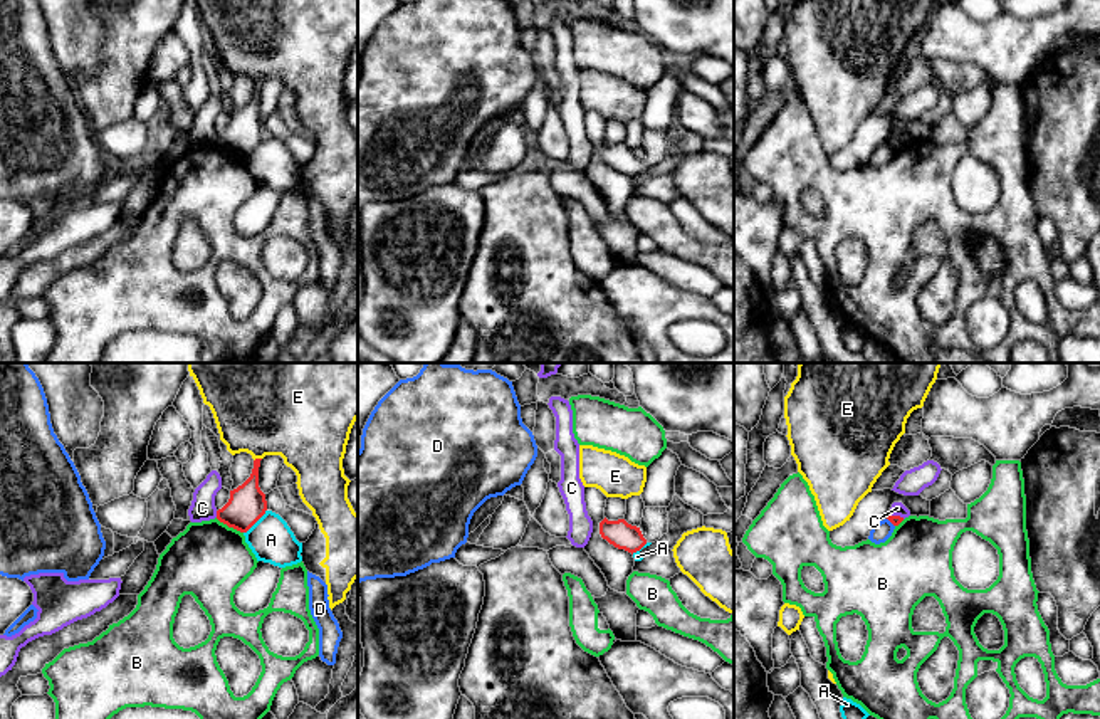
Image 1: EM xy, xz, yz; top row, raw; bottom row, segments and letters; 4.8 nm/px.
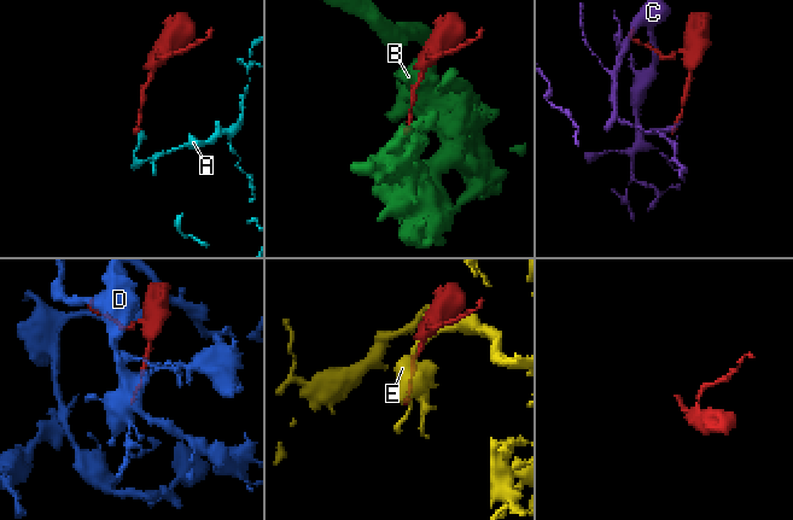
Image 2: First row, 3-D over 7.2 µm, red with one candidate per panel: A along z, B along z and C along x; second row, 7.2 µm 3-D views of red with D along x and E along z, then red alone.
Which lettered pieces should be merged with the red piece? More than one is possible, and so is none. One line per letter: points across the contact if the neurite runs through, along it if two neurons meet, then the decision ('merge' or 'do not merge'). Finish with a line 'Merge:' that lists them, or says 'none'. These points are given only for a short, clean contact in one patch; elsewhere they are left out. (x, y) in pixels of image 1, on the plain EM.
A: border along xy (266, 133), (244, 157); do not merge
B: border along xy (215, 141), (242, 157); do not merge
C: border along xy (215, 135), (217, 140); do not merge
D: do not merge
E: do not merge
Merge: none

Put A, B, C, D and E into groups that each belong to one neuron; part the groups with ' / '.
A / B / C / D / E

